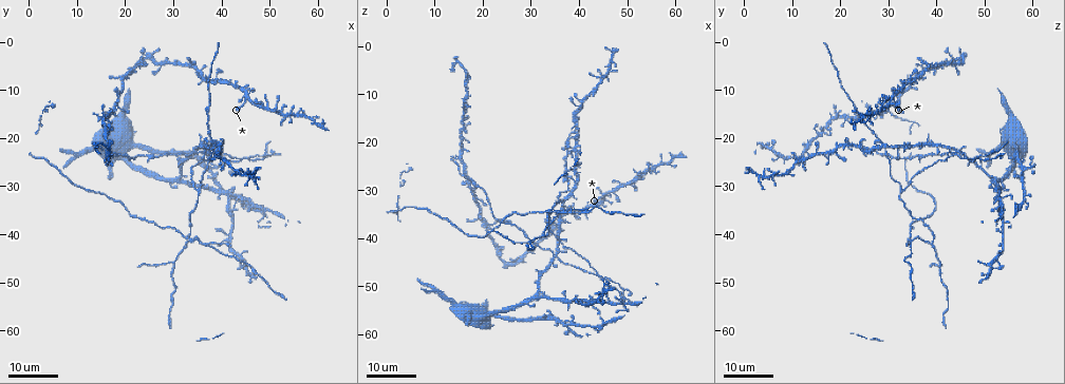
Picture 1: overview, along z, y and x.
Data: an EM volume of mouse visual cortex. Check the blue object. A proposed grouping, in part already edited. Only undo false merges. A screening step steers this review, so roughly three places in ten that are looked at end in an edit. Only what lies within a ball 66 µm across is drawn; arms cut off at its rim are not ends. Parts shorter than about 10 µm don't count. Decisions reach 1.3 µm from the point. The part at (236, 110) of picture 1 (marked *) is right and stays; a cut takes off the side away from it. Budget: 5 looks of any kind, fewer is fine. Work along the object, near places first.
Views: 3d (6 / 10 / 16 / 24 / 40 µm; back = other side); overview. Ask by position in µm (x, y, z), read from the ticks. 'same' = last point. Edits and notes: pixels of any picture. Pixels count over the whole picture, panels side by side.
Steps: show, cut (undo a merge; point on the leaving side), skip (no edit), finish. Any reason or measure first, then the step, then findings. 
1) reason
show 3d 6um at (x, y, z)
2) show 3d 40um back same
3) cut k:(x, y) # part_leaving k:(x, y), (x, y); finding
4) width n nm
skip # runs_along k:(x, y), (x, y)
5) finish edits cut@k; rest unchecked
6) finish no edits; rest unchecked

three-way junction
show 3d 24um at (35.0, 30.5, 33.0)

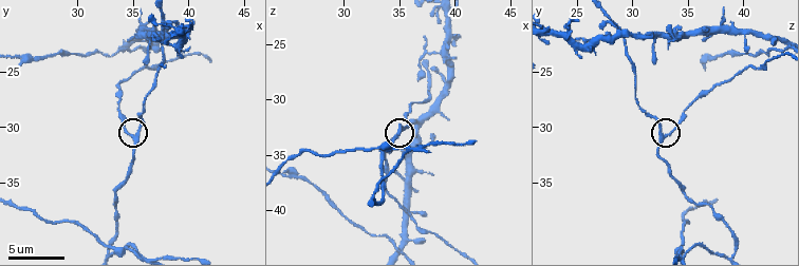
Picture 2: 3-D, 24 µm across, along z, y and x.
show 3d 6um at (35.2, 30.4, 32.6)

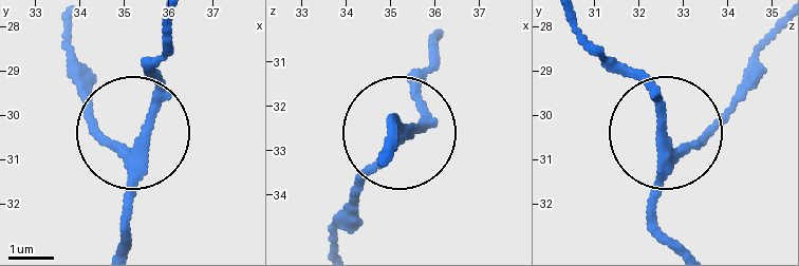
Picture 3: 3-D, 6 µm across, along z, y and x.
other side
show 3d 6um back at (35.35, 30.65, 32.60)

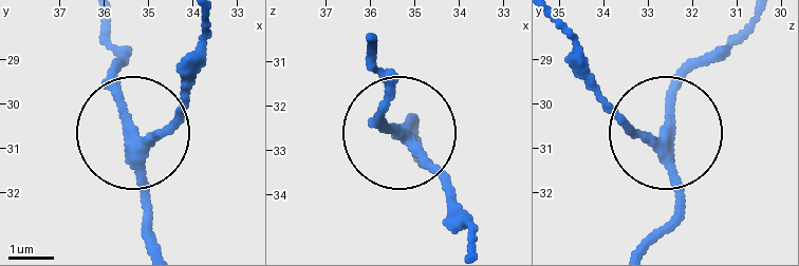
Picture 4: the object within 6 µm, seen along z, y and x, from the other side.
skip # runs_along 4:(468, 248), (461, 203), (389, 122), (377, 48); continuous, no second cell

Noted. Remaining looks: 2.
branch point
show 3d 16um at (44.5, 24.0, 48.0)

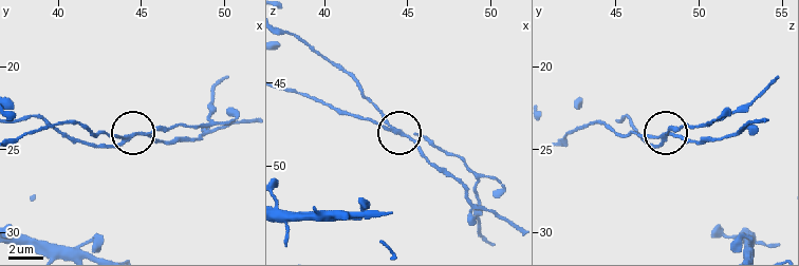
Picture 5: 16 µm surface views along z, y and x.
show 3d 10um at (44.1, 24.3, 47.6)

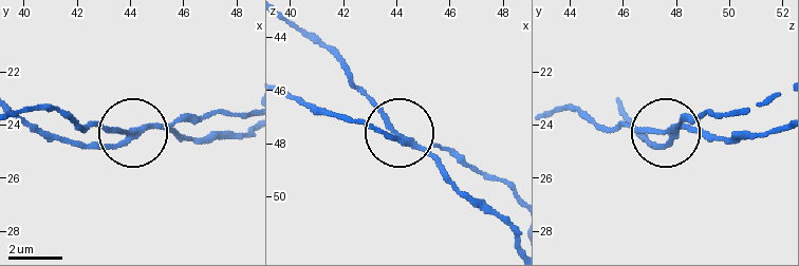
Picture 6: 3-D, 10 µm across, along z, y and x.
arms 3
cut 6:(440, 166) # part_leaving 6:(402, 144), (289, 98); a second cell is stuck on

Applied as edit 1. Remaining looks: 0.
finish edits cut@6; rest unchecked

